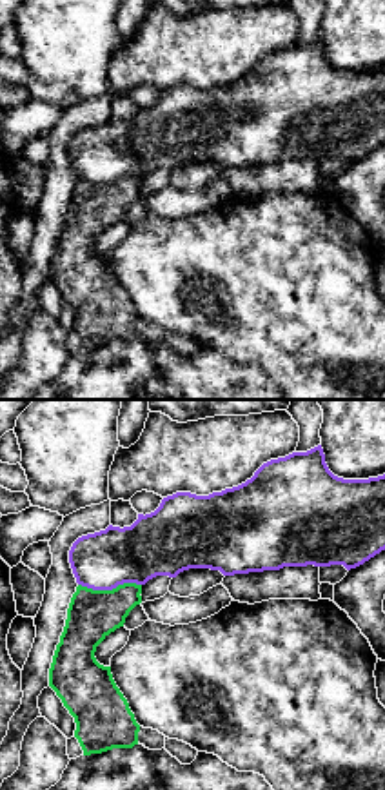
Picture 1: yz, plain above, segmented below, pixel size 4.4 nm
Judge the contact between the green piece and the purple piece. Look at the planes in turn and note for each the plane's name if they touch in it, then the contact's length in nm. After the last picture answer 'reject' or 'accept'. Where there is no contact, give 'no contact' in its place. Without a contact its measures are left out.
meets green in yz; contact 280 nm long

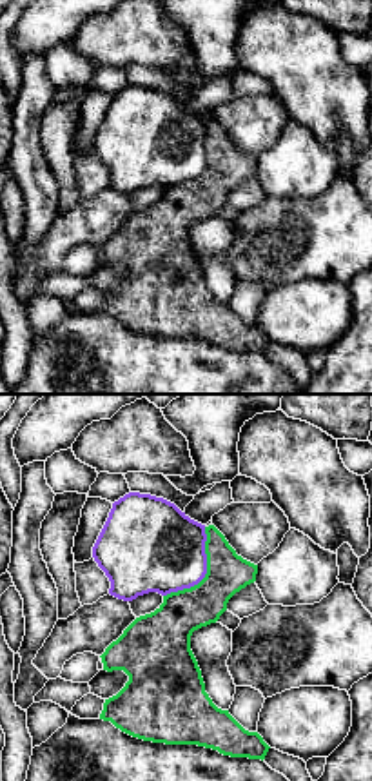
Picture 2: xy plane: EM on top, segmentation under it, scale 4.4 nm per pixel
meets green in xy; contact 360 nm long

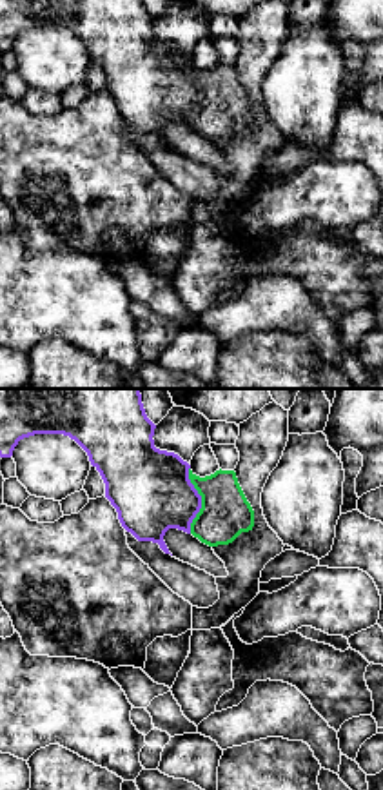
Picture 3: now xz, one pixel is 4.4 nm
meets green in xz; contact 300 nm long

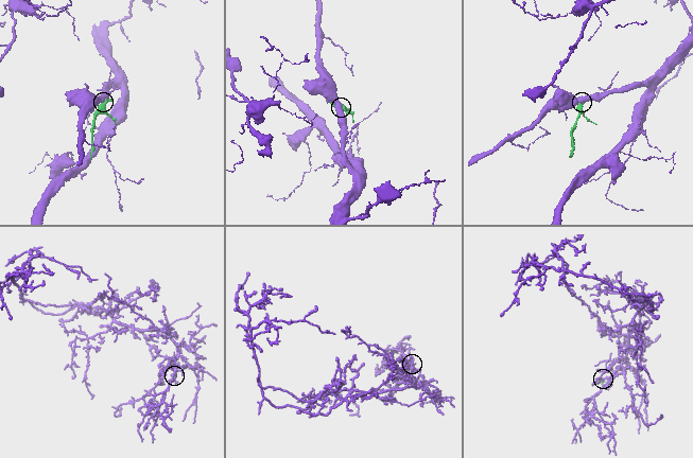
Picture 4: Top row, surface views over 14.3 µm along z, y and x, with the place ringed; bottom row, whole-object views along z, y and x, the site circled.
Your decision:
reject

